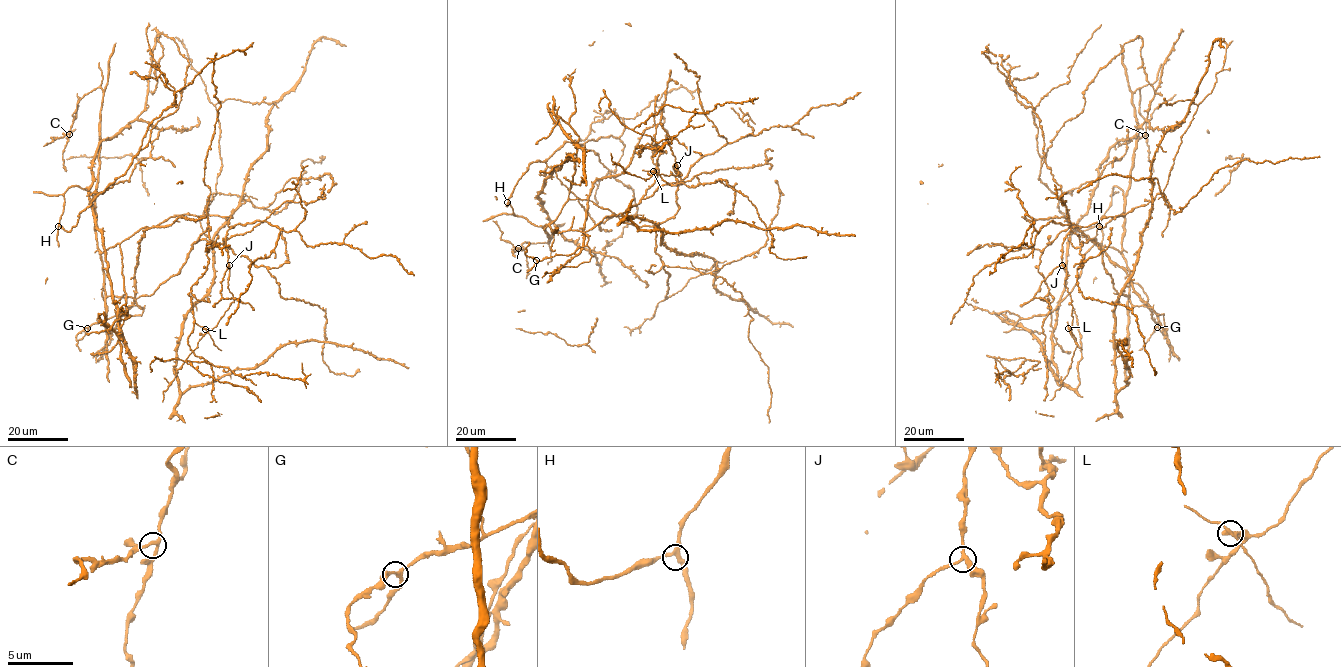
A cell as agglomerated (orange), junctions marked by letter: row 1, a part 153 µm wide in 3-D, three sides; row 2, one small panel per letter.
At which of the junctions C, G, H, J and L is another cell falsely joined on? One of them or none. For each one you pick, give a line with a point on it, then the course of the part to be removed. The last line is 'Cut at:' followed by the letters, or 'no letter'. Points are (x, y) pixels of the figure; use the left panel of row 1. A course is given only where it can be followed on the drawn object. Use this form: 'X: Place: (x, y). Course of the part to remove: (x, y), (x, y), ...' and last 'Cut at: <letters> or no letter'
L: Place: (205, 329). Course of the part to remove: (205, 328), (221, 350)
Cut at: L

